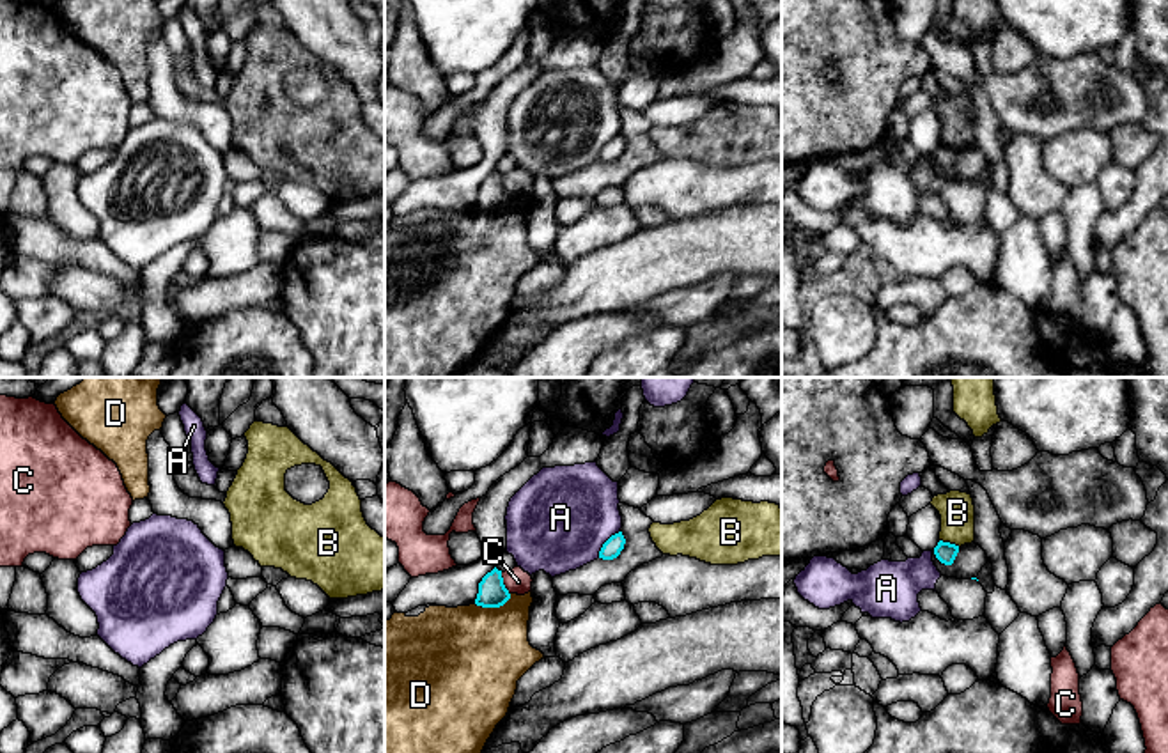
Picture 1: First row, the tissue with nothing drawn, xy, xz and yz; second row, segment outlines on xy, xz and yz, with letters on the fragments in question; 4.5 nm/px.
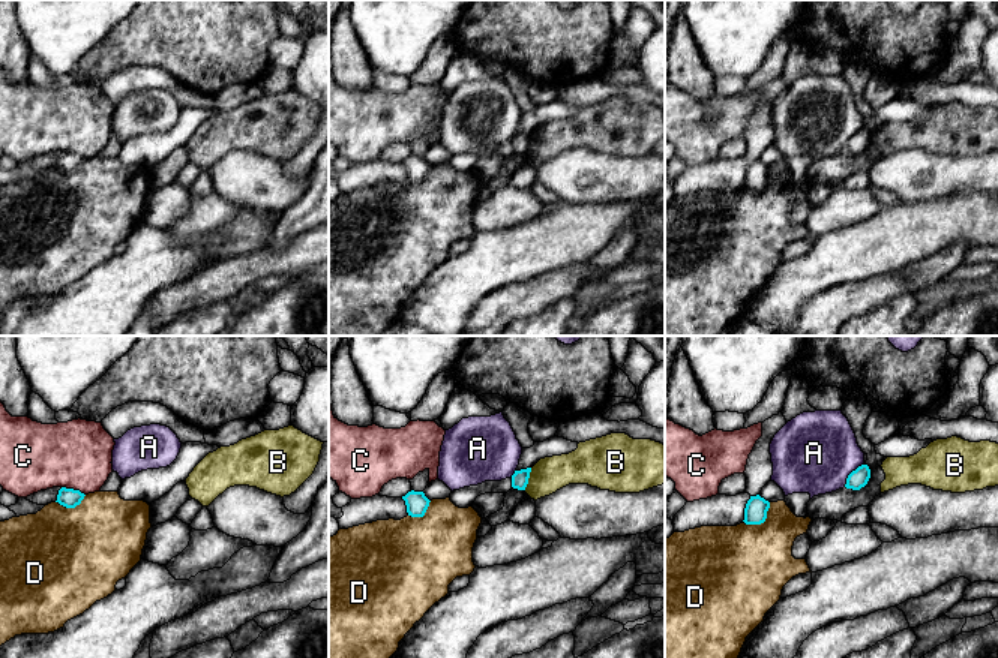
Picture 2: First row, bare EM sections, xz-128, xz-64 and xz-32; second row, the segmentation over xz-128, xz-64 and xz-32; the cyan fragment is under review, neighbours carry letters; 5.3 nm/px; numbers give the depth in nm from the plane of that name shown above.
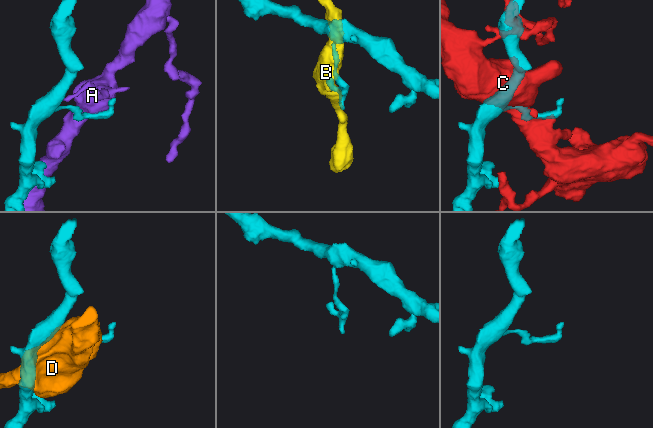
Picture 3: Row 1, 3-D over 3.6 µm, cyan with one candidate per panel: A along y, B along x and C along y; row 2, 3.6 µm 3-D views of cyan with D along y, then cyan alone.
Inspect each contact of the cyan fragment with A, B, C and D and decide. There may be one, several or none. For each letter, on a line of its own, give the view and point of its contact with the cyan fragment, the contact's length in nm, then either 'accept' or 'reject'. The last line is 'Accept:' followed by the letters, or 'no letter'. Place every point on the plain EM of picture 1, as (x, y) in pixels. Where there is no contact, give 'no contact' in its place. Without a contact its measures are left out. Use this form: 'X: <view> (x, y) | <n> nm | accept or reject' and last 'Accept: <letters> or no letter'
A: xz (605, 146) | 160 nm | reject
B: yz (950, 147) | 100 nm | reject
C: xz (502, 186) | 110 nm | reject
D: xz (493, 209) | 180 nm | reject
Accept: no letter

